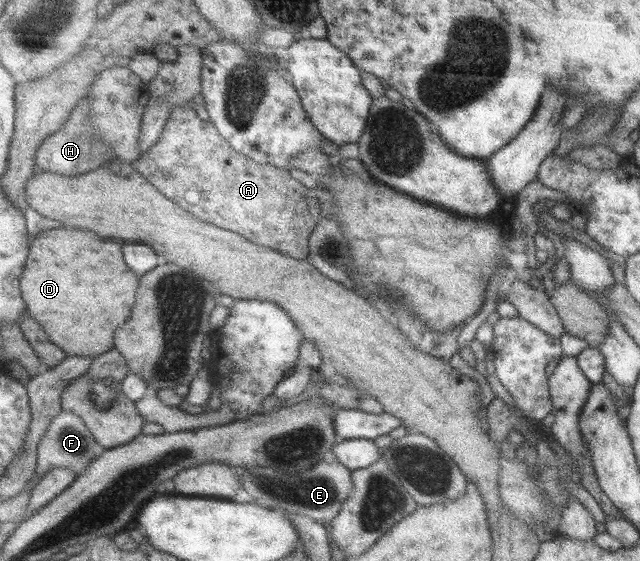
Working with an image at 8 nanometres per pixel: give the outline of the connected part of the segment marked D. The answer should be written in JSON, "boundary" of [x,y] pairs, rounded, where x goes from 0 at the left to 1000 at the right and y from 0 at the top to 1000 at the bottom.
{"boundary":[[[92,406],[64,414],[61,424],[52,431],[45,463],[39,471],[33,513],[39,520],[45,556],[70,581],[73,595],[86,613],[95,617],[108,635],[153,636],[180,622],[181,592],[202,570],[208,556],[217,506],[217,492],[195,471],[189,428],[170,428],[139,414]]]}

